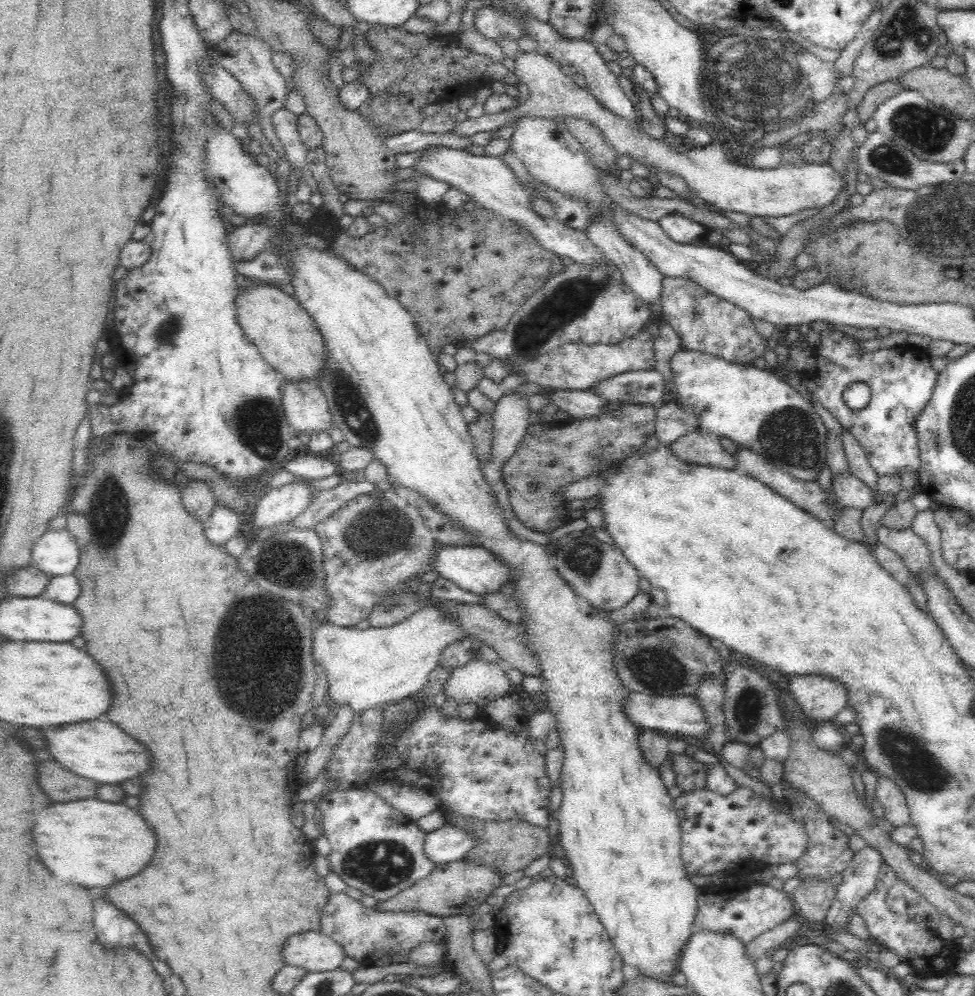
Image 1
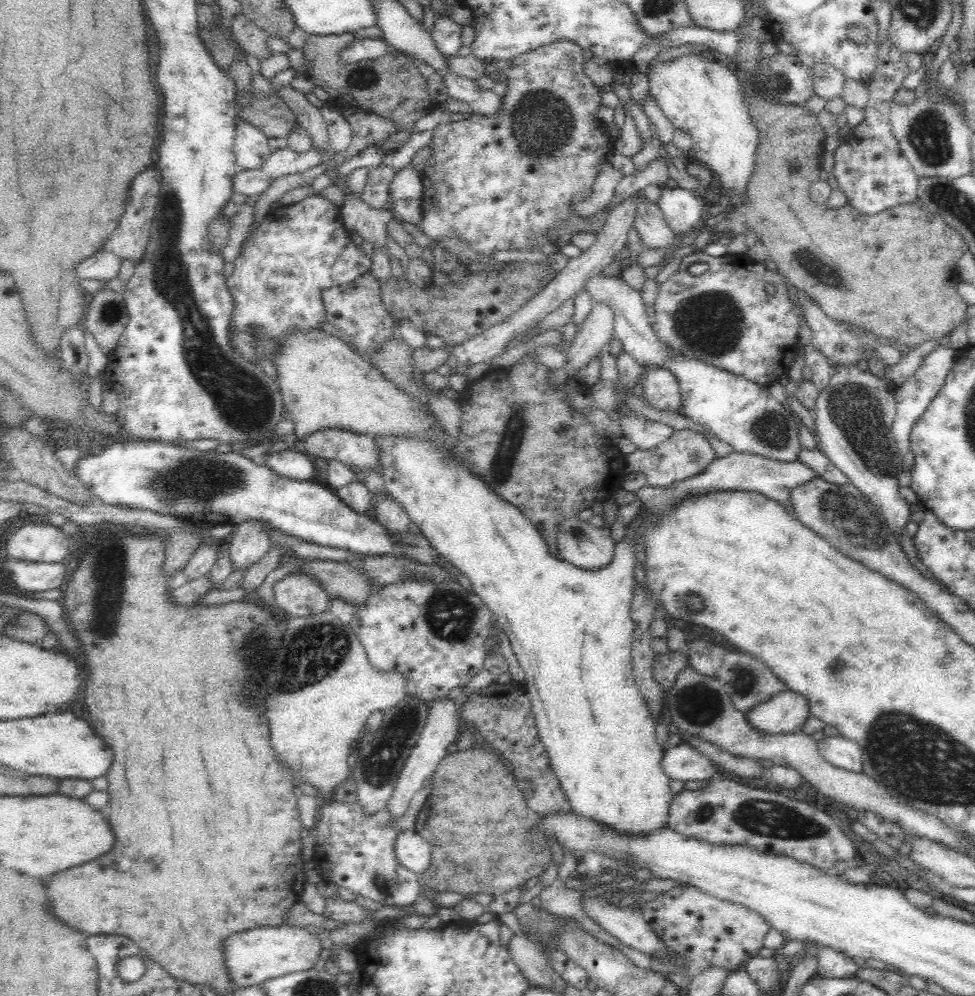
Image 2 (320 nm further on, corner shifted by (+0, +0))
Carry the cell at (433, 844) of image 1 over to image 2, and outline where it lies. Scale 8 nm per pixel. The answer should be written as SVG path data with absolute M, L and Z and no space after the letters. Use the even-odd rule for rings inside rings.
M408 830L397 835L394 855L396 861L415 874L420 874L428 868L432 849L415 830Z

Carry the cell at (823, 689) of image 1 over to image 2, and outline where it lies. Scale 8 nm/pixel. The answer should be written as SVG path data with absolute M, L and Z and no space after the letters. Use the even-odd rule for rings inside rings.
M789 690L743 713L757 732L770 736L799 733L810 716L808 700Z

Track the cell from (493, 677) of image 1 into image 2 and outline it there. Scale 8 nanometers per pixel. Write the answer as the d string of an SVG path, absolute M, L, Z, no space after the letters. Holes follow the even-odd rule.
M447 697L440 698L431 703L430 714L428 714L425 728L416 742L416 747L412 748L410 757L406 760L400 772L396 786L385 806L385 811L392 816L402 816L406 812L412 797L430 783L438 764L452 750L458 739L458 724L461 721L461 714L458 714L455 702Z

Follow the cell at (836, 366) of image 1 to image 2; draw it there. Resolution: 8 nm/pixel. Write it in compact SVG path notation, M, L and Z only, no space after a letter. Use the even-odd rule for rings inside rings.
M938 348L933 350L923 358L920 367L914 375L900 387L894 388L893 393L896 399L897 413L892 425L892 432L896 439L896 444L902 457L903 466L912 468L914 464L914 453L911 451L910 435L916 421L924 414L927 406L932 402L932 399L939 393L940 388L944 384L944 380L952 369L954 362L959 354L959 351L950 348Z

